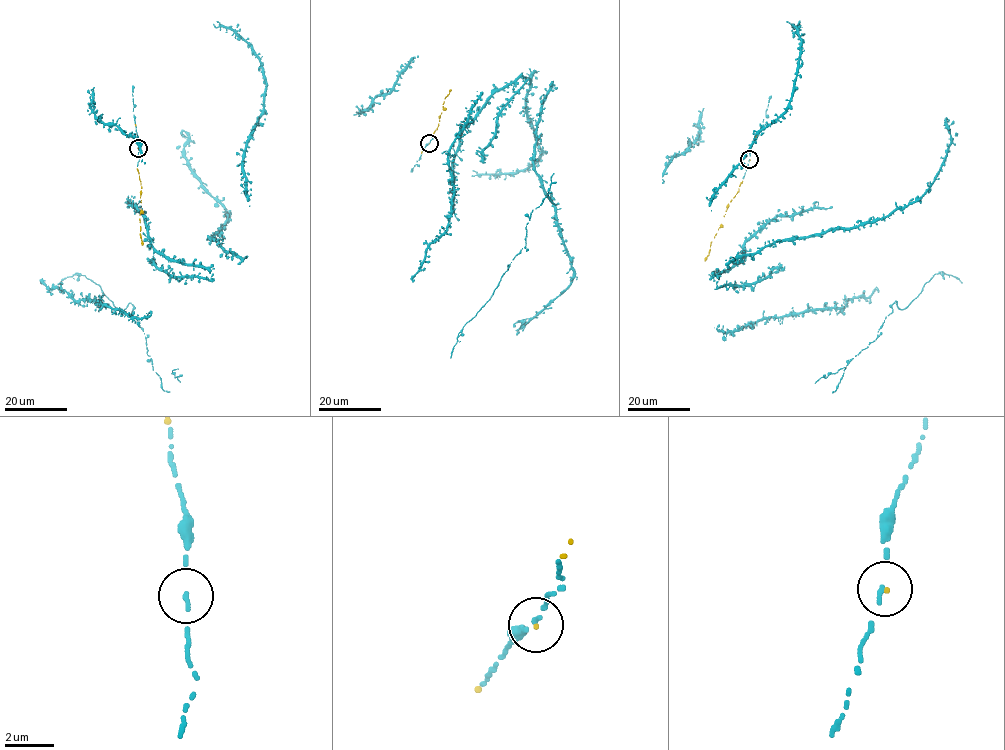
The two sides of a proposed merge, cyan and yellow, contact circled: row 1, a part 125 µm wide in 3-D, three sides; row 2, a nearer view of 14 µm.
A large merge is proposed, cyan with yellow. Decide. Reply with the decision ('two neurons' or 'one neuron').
one neuron

